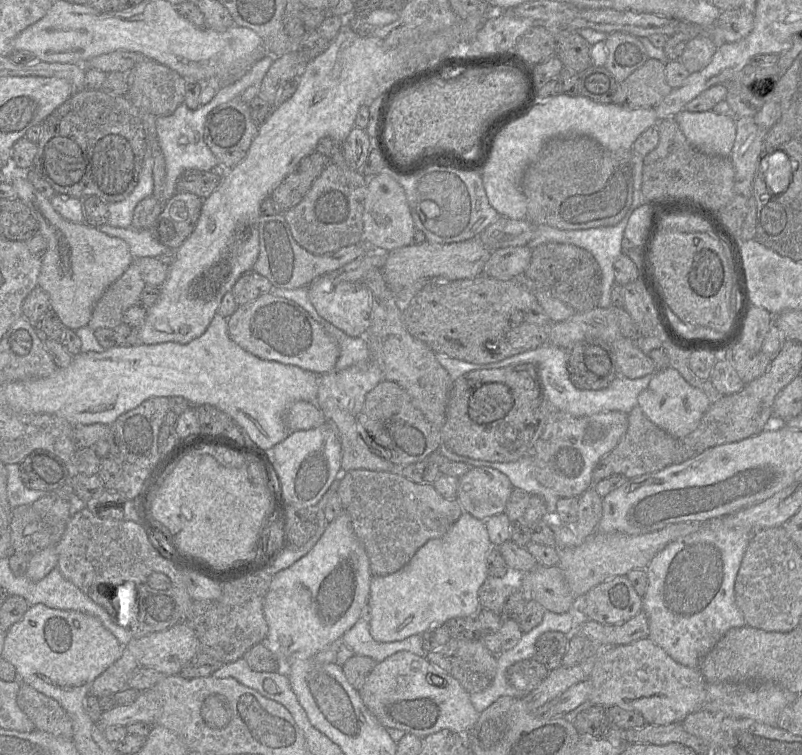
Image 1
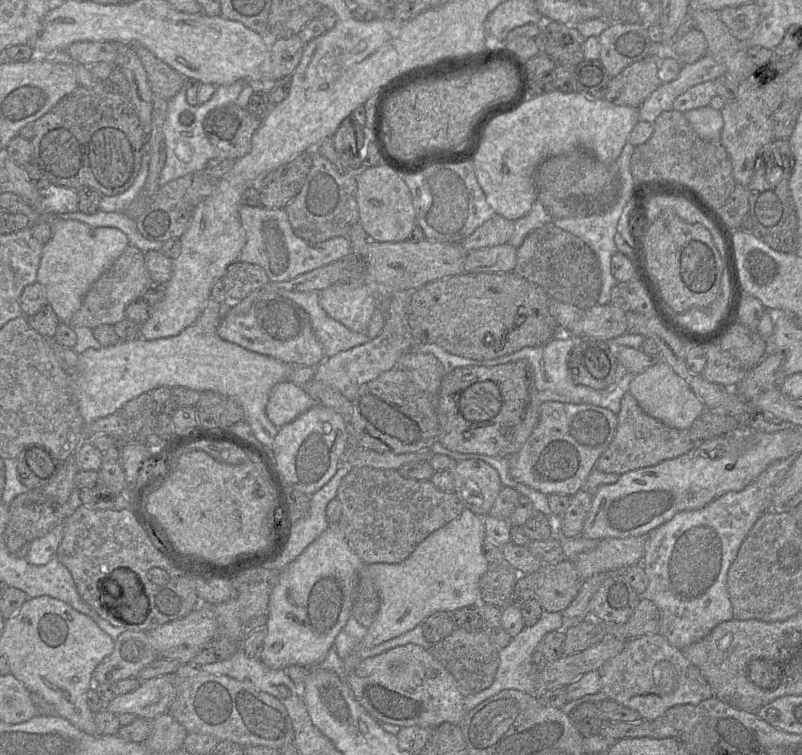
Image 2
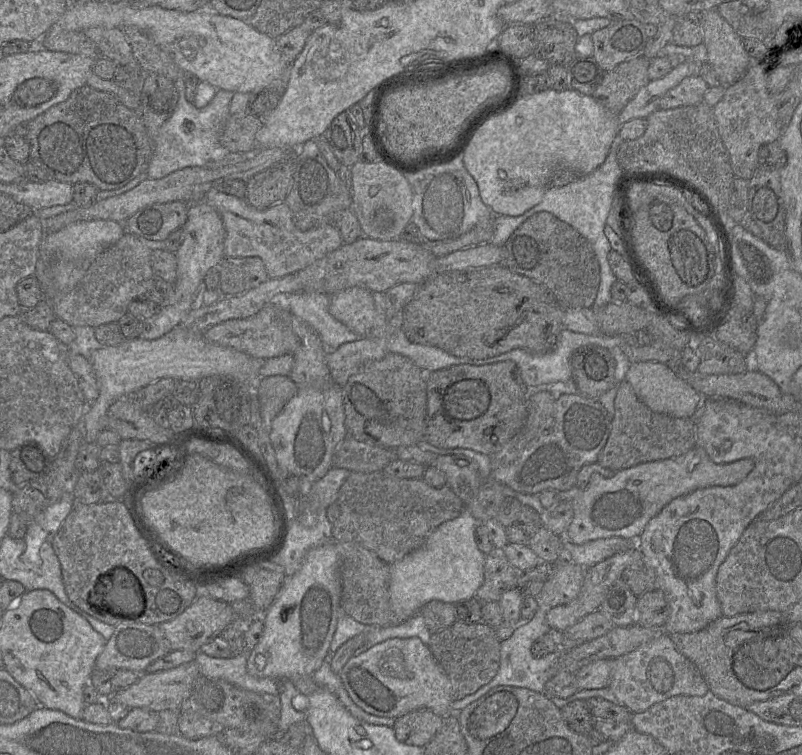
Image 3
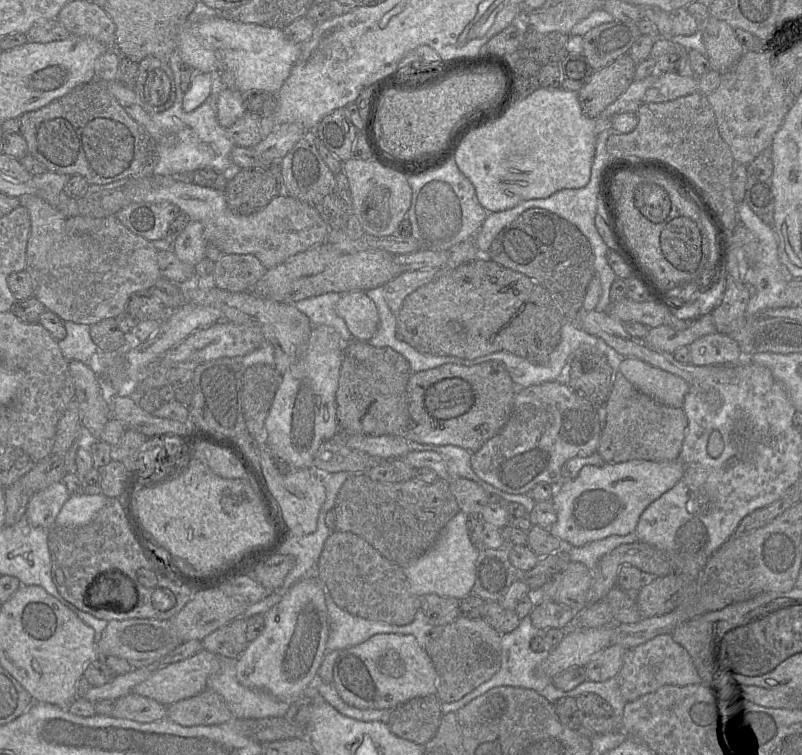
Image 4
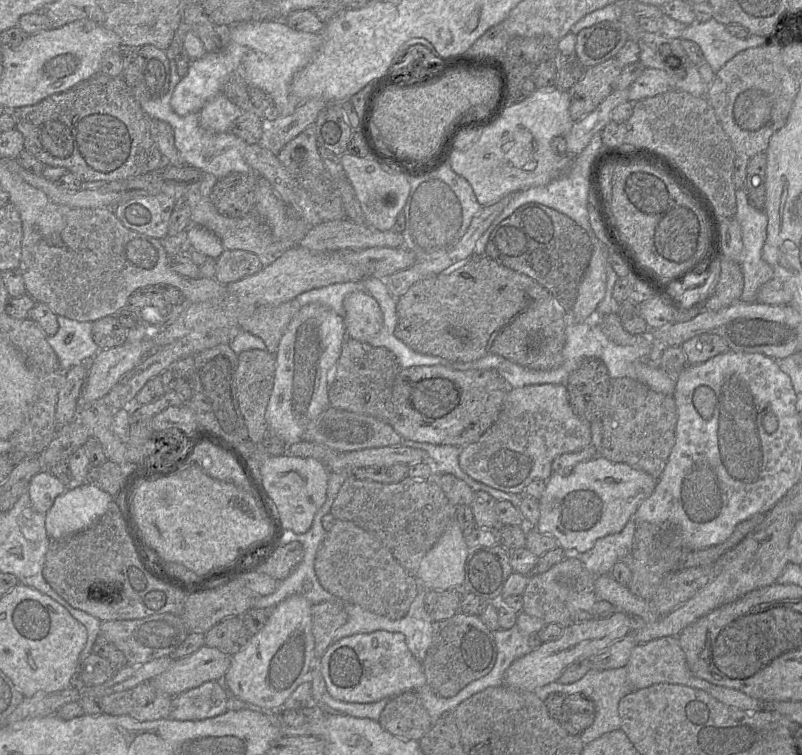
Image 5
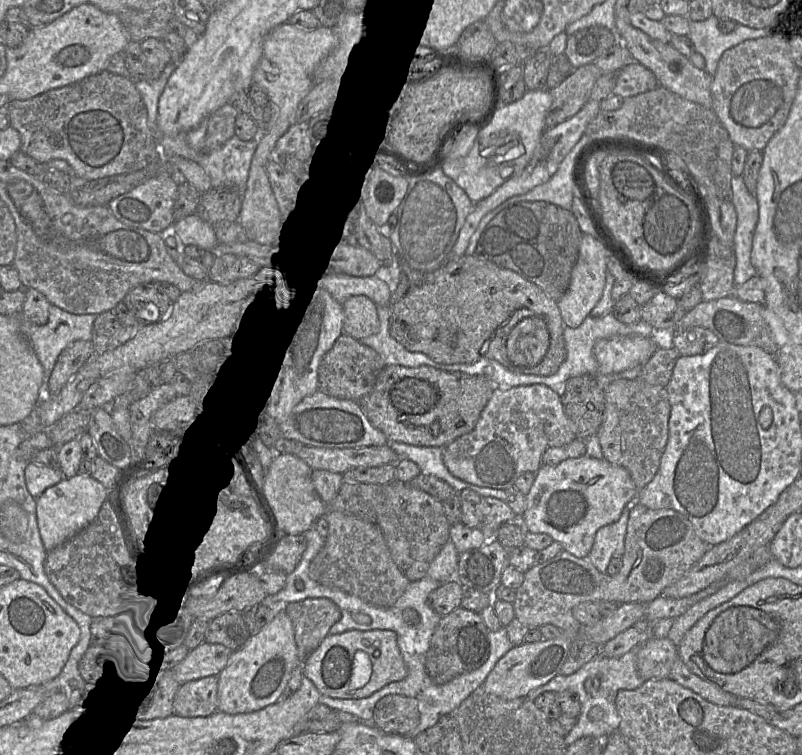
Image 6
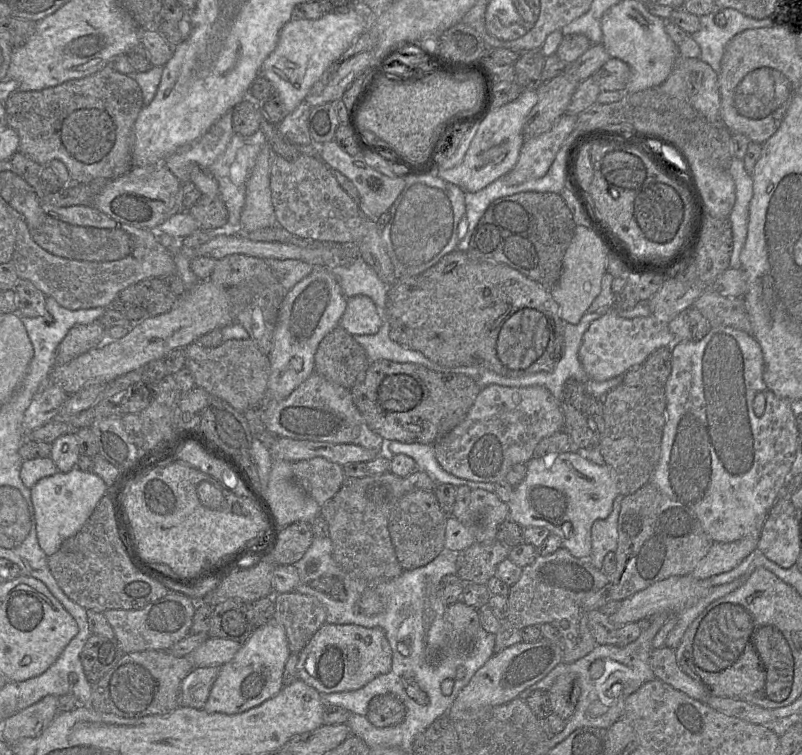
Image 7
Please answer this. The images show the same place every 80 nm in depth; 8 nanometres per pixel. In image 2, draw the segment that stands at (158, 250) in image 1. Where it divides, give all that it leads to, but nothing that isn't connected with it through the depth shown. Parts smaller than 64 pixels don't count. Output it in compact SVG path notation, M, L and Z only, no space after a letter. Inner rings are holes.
M80 210L56 216L63 219L73 219L85 222L93 227L114 227L127 235L129 244L137 247L142 252L161 250L163 242L151 241L145 238L138 230L136 221L128 218L122 212L104 212L98 210L94 214L86 214Z

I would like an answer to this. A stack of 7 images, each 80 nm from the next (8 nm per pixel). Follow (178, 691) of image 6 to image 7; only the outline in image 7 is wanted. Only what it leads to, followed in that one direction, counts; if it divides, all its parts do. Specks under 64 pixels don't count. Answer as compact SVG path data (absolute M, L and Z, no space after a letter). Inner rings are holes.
M220 667L193 668L182 680L179 688L178 707L202 710L217 679Z

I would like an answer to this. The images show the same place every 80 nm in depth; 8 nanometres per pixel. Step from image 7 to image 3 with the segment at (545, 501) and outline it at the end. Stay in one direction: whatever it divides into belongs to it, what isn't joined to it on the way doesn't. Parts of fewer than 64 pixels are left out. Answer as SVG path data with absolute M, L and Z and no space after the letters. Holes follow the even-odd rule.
M694 446L680 456L619 470L611 478L594 473L586 488L575 486L570 491L562 492L562 500L571 500L574 510L566 537L575 544L615 536L637 540L648 522L675 498L702 488L736 485L746 478L754 464L751 458L716 464L704 449Z

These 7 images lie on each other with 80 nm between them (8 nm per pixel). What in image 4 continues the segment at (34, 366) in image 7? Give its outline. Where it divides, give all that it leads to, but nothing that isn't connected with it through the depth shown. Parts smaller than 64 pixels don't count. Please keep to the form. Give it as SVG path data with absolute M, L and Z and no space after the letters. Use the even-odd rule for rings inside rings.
M63 321L67 331L64 339L58 341L63 356L68 360L78 360L86 365L98 362L100 350L90 334L90 325Z

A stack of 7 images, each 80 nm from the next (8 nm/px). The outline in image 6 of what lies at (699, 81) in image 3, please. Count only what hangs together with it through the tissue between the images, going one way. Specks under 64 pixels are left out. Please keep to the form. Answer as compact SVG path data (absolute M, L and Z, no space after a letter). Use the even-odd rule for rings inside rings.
M632 61L615 71L612 94L623 98L636 96L659 86L655 75L646 67Z

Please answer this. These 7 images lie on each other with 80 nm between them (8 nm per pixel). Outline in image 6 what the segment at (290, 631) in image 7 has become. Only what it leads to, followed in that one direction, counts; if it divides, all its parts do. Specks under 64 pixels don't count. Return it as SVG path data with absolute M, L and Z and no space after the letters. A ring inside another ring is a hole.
M307 598L284 605L284 611L292 621L300 665L316 650L329 634L330 628L341 618L340 608L327 598Z

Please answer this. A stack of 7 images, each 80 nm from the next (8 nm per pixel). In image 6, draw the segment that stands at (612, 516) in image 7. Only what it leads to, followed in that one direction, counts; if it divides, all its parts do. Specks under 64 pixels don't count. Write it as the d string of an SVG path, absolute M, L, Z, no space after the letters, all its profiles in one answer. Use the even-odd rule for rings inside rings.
M626 506L620 518L597 530L592 549L586 557L600 572L607 573L610 560L621 558L625 551L625 536L630 513Z

